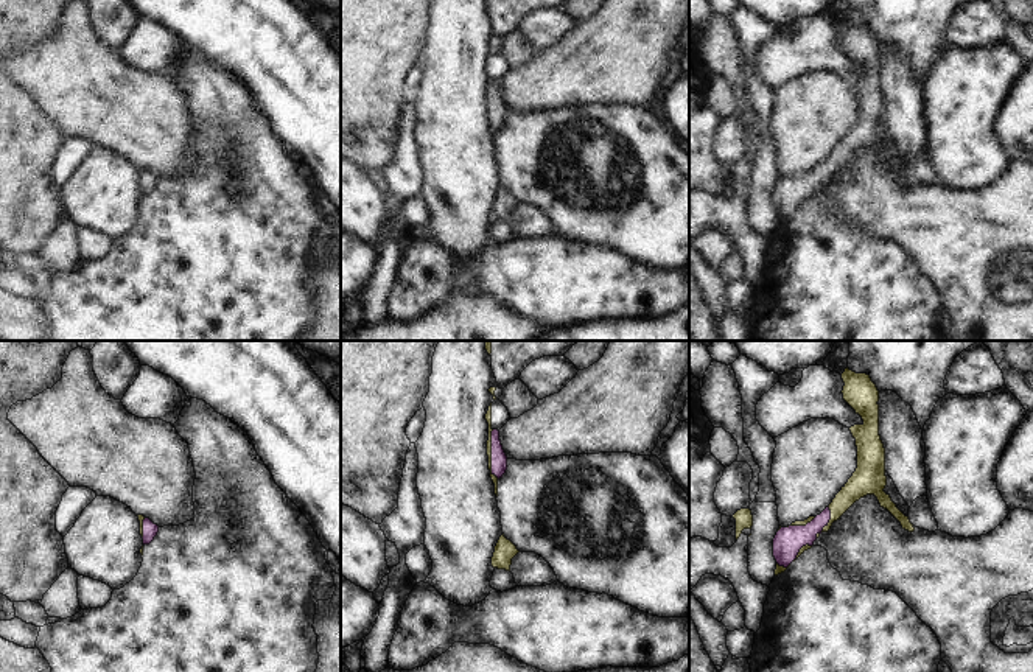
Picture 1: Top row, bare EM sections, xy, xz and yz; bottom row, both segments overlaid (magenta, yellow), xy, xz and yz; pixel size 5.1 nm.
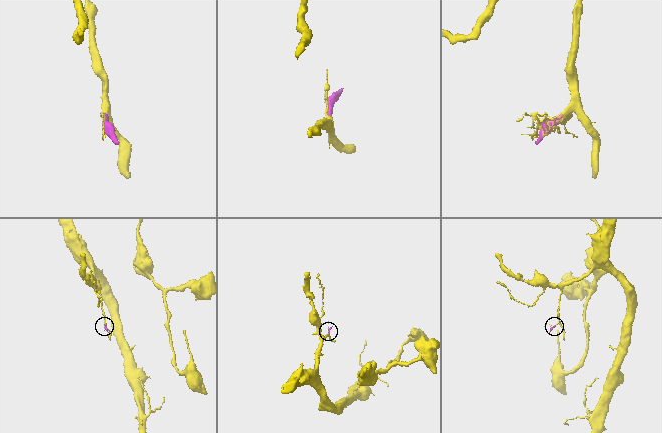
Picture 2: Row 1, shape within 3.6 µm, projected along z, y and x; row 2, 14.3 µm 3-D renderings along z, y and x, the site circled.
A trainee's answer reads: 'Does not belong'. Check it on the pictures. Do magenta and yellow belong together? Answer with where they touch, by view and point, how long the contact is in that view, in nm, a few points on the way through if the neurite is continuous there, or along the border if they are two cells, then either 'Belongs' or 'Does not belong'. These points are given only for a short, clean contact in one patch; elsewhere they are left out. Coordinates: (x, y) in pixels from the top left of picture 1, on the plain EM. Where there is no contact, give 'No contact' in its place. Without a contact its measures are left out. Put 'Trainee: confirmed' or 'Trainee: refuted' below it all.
Touches magenta at xz (492, 106). Shared border 260 nm. Path across: xz (498, 108), (492, 106), (489, 64). Belongs.
Trainee: refuted

